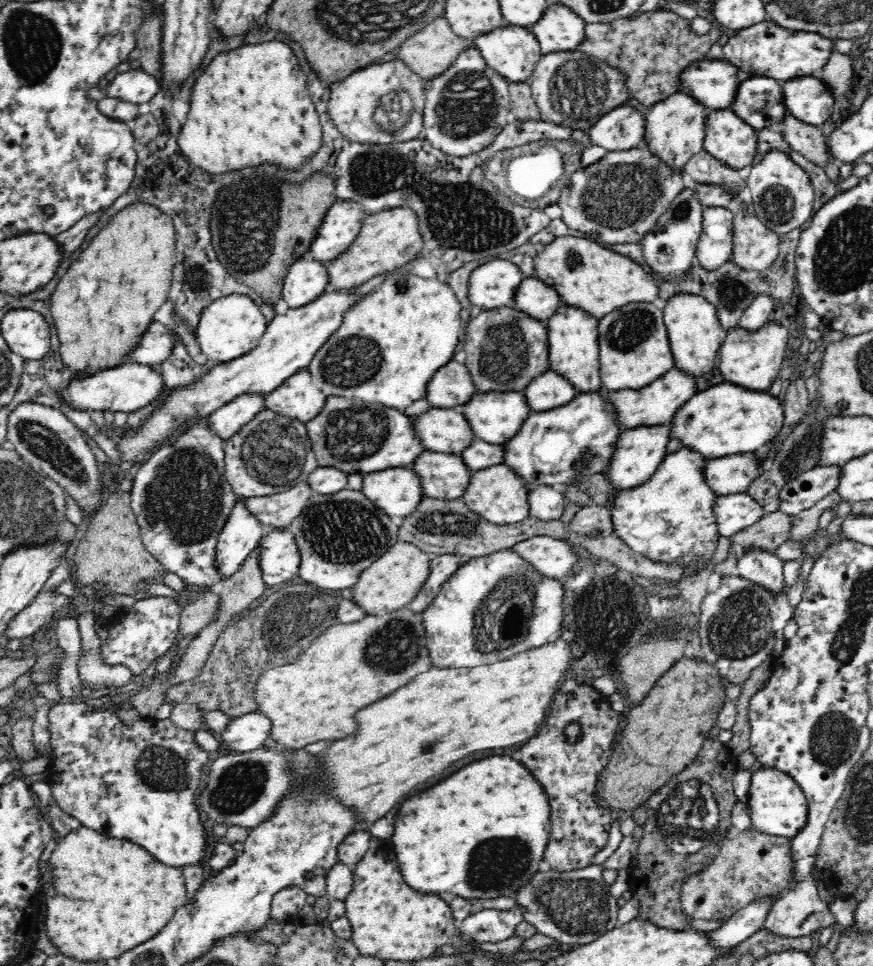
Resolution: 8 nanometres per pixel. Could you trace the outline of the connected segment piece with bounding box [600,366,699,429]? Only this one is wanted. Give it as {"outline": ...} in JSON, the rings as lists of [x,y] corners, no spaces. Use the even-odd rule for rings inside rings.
{"outline":[[[676,366],[668,370],[664,376],[660,376],[648,386],[638,390],[610,391],[605,387],[600,389],[600,393],[616,405],[618,415],[621,417],[619,422],[623,424],[624,429],[672,423],[676,412],[679,412],[680,408],[687,404],[696,392],[699,392],[698,377],[694,373],[688,373],[688,371]]]}

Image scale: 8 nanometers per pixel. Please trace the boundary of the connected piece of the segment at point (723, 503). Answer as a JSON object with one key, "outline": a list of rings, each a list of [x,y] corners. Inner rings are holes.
{"outline":[[[747,492],[720,495],[714,508],[720,536],[727,538],[758,523],[766,513],[764,507]]]}

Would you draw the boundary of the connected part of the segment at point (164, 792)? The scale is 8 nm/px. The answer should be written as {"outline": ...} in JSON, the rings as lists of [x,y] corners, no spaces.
{"outline":[[[63,701],[61,704],[53,705],[49,711],[50,721],[50,743],[52,743],[52,758],[58,762],[45,773],[47,783],[51,788],[51,800],[55,802],[64,812],[79,820],[82,825],[88,825],[96,831],[104,831],[108,835],[128,838],[128,840],[140,844],[150,854],[174,868],[186,866],[202,866],[206,860],[206,854],[210,854],[210,834],[206,832],[206,821],[203,820],[198,803],[196,803],[202,786],[204,786],[204,768],[210,762],[210,754],[196,742],[196,733],[180,728],[174,721],[158,718],[141,718],[128,726],[120,721],[117,711],[117,703],[106,705],[101,709],[92,709],[84,702],[70,703]]]}

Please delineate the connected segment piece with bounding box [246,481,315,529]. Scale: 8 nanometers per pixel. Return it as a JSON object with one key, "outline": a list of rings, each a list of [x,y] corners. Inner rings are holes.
{"outline":[[[304,481],[286,492],[248,498],[246,503],[267,529],[282,529],[288,528],[293,520],[302,514],[304,506],[314,493],[312,485]]]}

